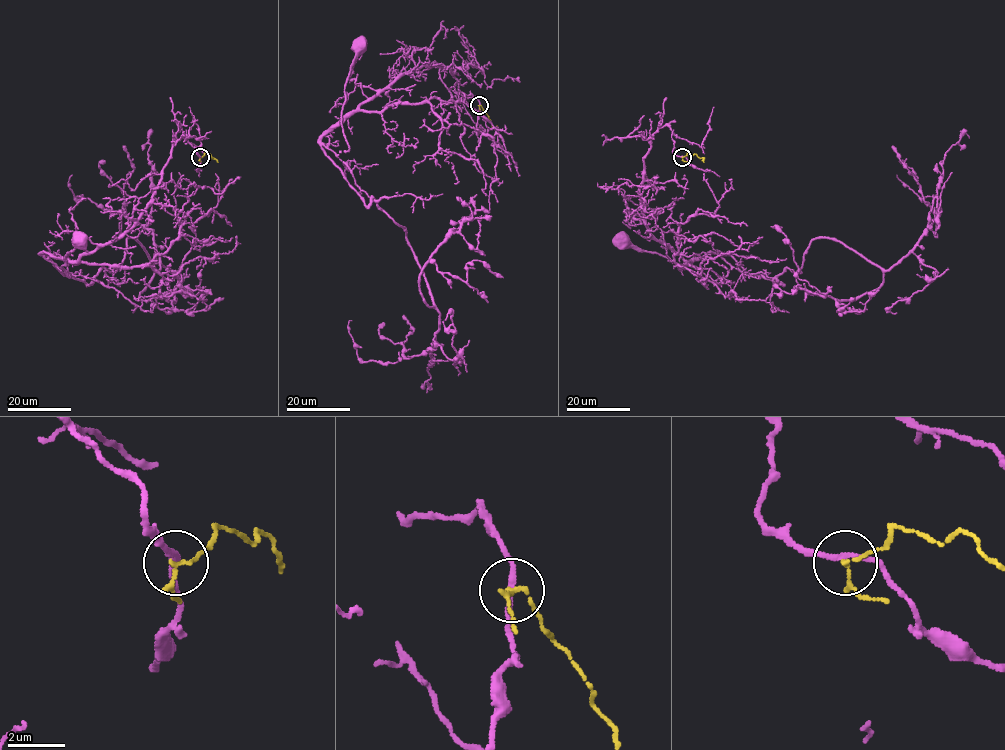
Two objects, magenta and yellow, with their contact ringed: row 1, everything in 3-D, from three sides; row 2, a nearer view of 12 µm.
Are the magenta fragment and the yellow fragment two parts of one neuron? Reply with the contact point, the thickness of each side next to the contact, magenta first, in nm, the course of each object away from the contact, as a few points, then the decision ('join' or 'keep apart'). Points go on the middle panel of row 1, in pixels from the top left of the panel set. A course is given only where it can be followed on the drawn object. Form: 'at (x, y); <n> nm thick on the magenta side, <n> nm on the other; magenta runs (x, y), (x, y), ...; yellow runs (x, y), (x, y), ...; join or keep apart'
at (479, 105); 190 nm thick on the magenta side, 140 nm on the other; magenta runs (480, 105), (458, 91), (448, 67), (414, 67), (322, 137), (336, 155), (348, 150), (342, 106), (359, 45); yellow runs (480, 105), (492, 126), (497, 127); keep apart

